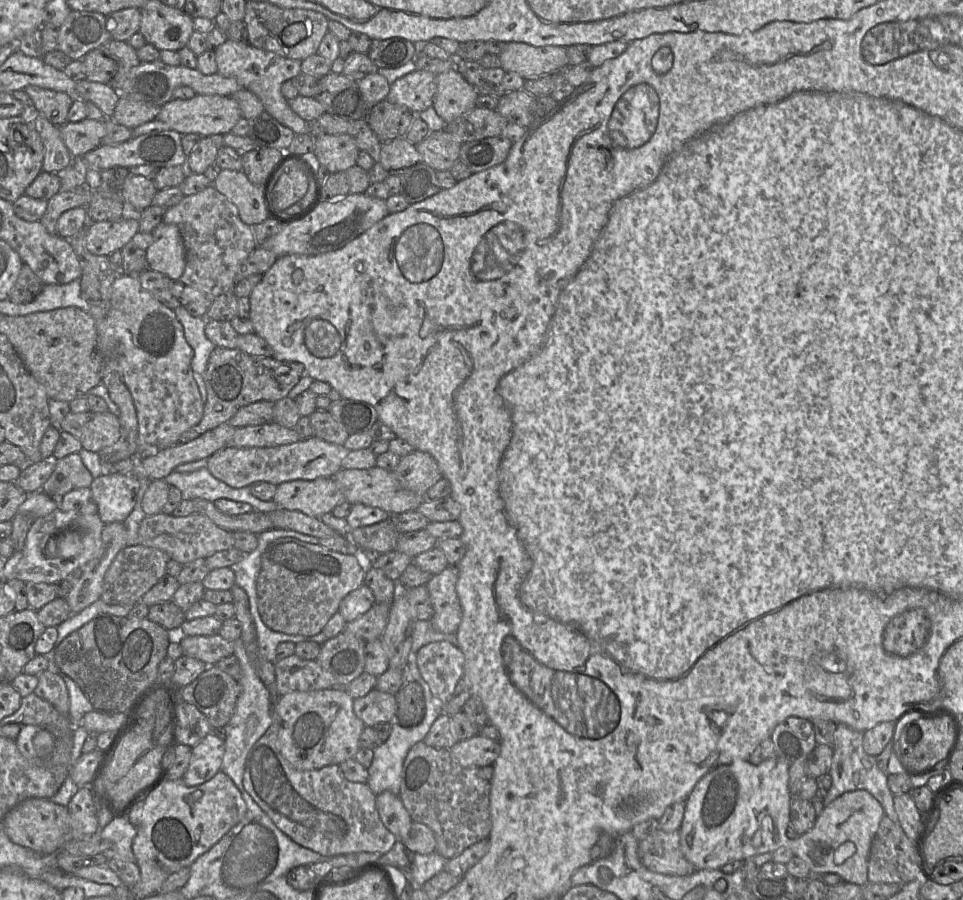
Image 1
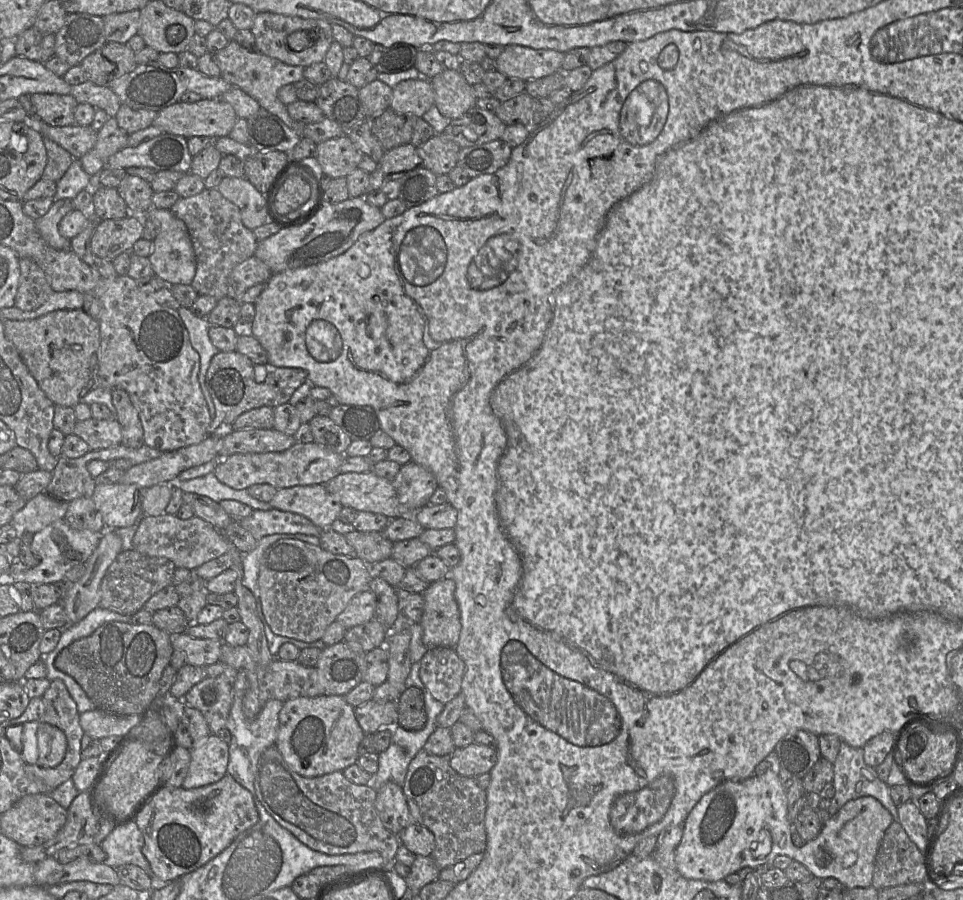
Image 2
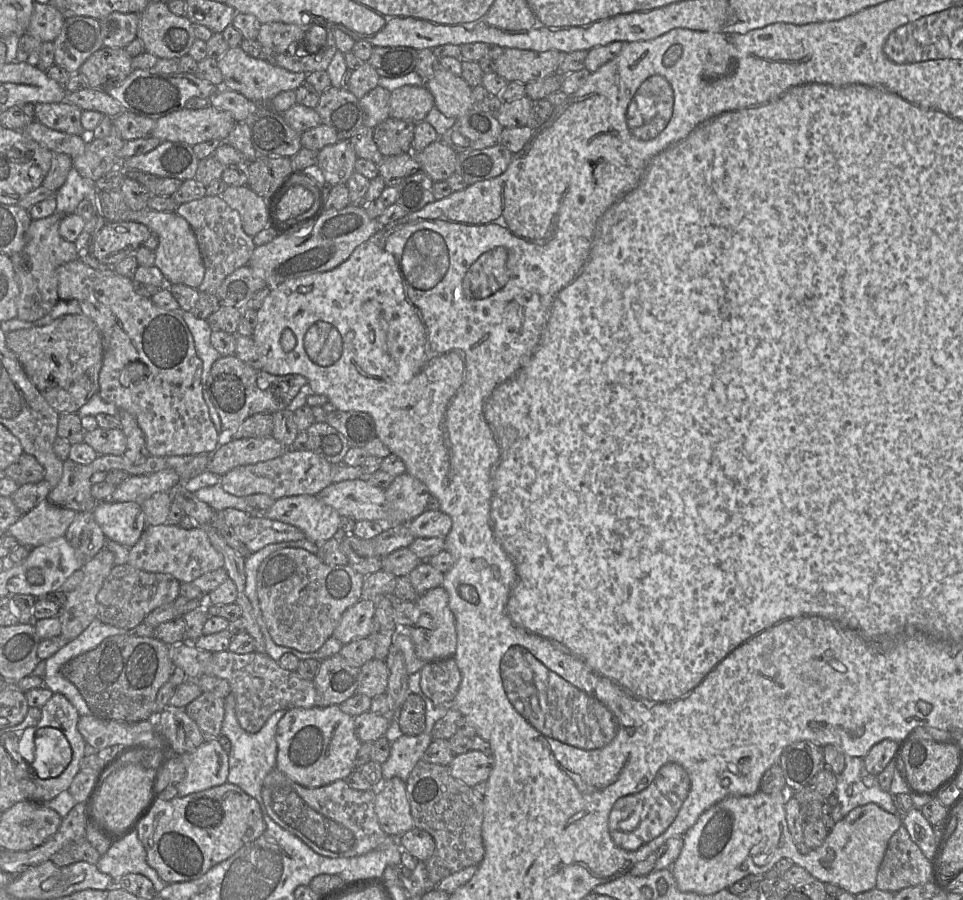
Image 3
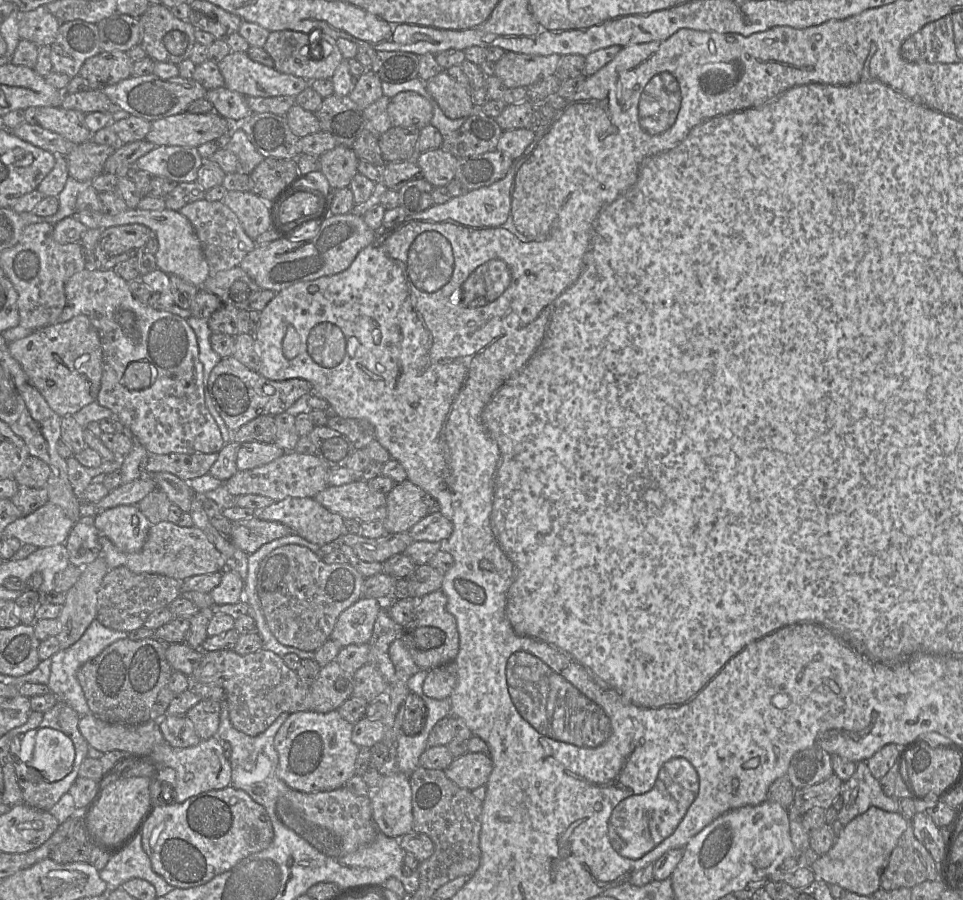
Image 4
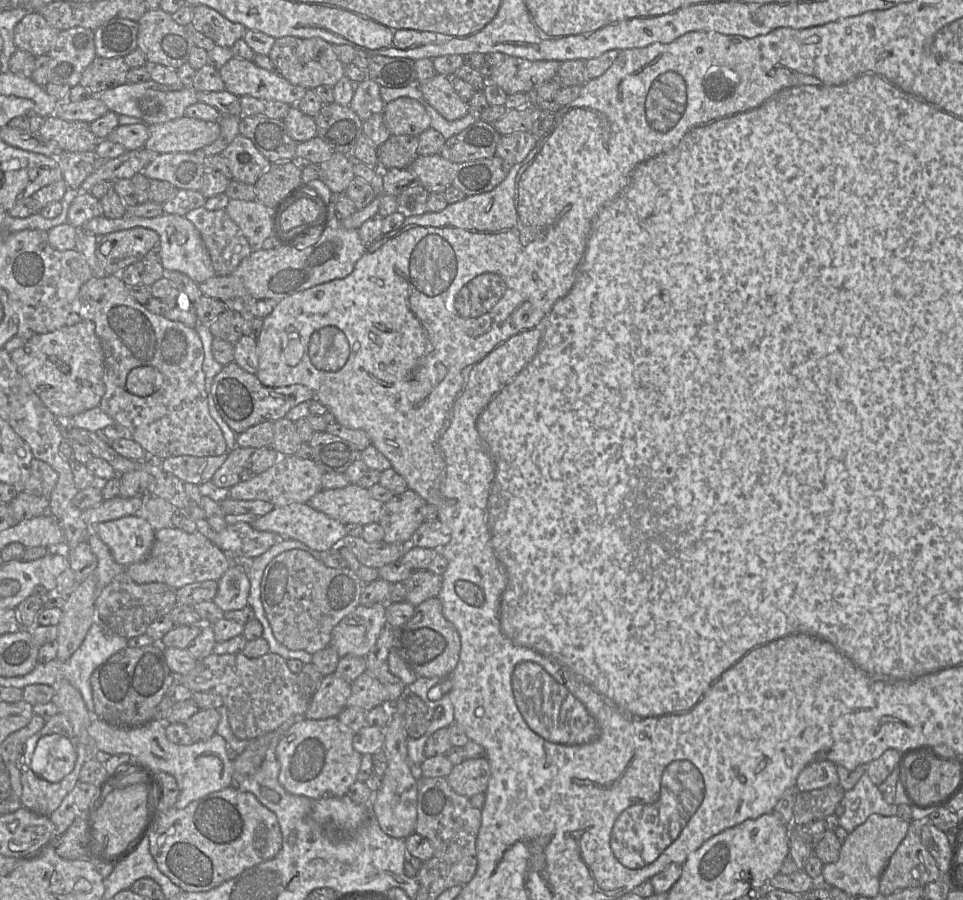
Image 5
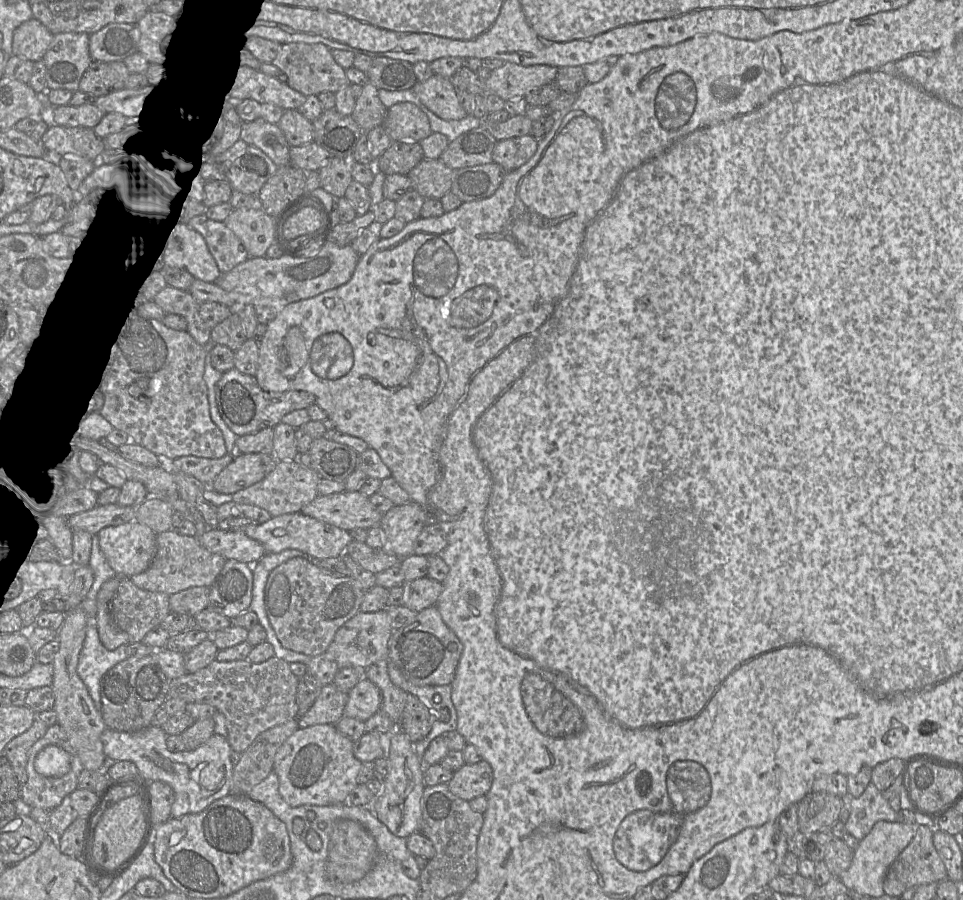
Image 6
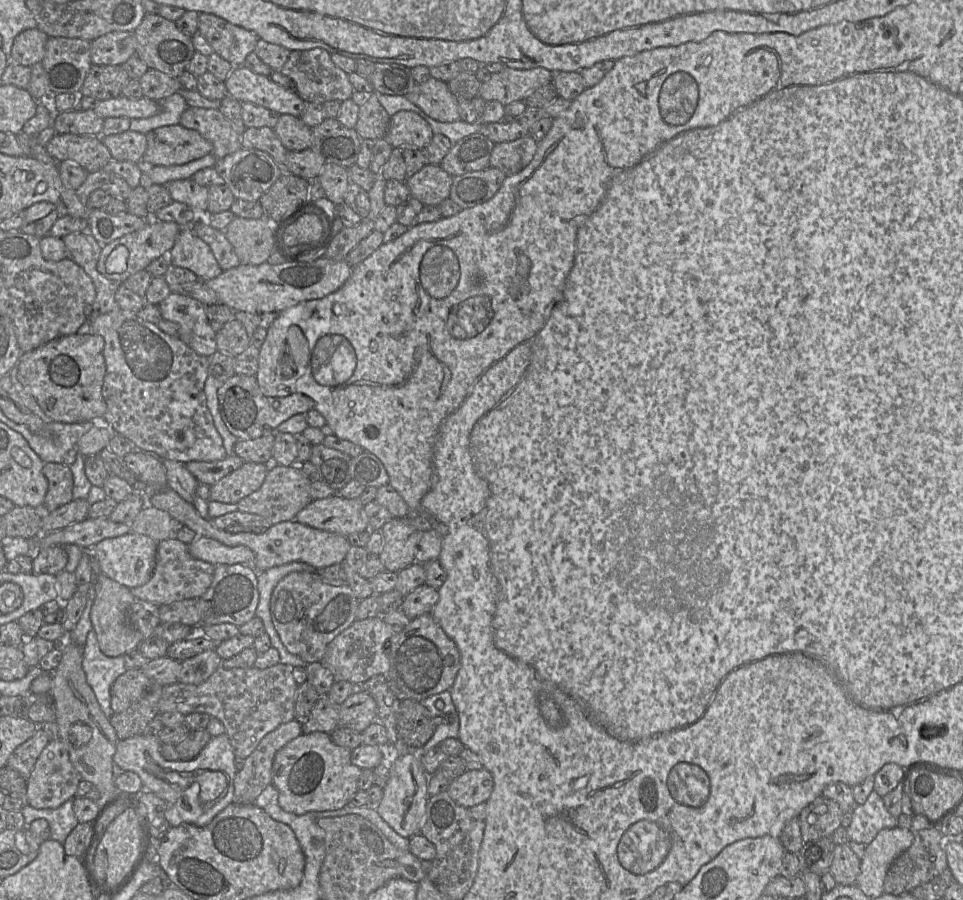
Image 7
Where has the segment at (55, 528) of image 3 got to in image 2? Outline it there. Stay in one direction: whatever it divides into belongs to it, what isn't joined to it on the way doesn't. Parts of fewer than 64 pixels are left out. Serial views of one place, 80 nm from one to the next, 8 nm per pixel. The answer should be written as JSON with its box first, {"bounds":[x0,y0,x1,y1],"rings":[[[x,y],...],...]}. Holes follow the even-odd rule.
{"bounds":[11,493,68,536],"rings":[[[40,493],[28,500],[18,510],[11,524],[17,531],[17,536],[33,535],[49,524],[64,519],[68,503],[45,493]]]}

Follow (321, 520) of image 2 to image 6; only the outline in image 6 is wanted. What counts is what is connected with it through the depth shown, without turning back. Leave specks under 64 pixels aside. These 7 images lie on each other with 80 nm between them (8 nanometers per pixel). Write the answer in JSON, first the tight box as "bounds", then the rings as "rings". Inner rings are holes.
{"bounds":[239,512,351,559],"rings":[[[302,512],[272,517],[262,524],[248,525],[239,530],[261,543],[267,553],[296,549],[319,559],[342,557],[351,542],[349,531],[307,516]]]}

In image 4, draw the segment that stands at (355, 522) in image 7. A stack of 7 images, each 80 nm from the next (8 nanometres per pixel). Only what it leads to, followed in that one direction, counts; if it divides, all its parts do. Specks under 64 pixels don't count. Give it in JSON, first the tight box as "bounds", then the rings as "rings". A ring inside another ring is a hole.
{"bounds":[315,479,387,522],"rings":[[[356,479],[340,486],[327,486],[315,500],[343,519],[359,522],[383,521],[387,495],[374,490],[367,481]]]}

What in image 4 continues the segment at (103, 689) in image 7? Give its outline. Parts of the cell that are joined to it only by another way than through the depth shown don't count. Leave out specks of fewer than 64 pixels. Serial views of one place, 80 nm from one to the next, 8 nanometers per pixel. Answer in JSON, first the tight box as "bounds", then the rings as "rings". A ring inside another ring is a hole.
{"bounds":[47,619,128,716],"rings":[[[94,619],[83,636],[75,644],[67,649],[58,651],[51,657],[51,671],[47,683],[50,693],[54,694],[59,701],[63,701],[69,705],[80,716],[94,716],[87,704],[84,692],[77,679],[77,672],[85,662],[99,655],[112,643],[122,639],[128,639],[127,632],[106,628]]]}

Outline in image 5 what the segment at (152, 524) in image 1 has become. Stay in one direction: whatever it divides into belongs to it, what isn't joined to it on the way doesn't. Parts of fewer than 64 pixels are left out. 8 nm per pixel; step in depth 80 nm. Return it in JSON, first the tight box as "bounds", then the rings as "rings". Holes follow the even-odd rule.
{"bounds":[125,526,231,590],"rings":[[[170,526],[155,531],[154,543],[146,560],[128,565],[125,571],[138,584],[158,582],[177,590],[195,582],[218,581],[230,565],[231,557],[200,532],[187,533]]]}

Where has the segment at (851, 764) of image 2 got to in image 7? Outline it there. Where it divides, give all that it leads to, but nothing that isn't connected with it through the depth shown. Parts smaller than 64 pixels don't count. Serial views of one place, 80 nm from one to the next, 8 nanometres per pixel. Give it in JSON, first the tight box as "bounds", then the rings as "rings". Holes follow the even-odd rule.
{"bounds":[846,790,898,846],"rings":[[[874,790],[864,804],[855,806],[846,832],[849,841],[867,846],[881,830],[896,826],[898,818],[887,811],[882,797]]]}

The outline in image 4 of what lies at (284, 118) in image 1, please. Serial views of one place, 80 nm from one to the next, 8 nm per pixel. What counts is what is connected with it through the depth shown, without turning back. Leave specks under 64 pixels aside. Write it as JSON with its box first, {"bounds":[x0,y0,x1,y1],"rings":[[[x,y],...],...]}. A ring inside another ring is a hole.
{"bounds":[219,51,310,97],"rings":[[[231,51],[219,63],[224,86],[246,97],[296,97],[310,82],[253,61],[246,52]]]}

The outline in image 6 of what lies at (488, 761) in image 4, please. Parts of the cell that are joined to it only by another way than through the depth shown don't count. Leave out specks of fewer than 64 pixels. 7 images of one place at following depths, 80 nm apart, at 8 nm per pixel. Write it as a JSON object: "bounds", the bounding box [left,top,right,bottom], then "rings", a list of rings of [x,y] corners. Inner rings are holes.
{"bounds":[447,760,492,802],"rings":[[[481,760],[474,764],[465,763],[453,772],[453,776],[447,784],[453,794],[469,802],[476,797],[486,795],[492,781],[492,767],[487,761]]]}

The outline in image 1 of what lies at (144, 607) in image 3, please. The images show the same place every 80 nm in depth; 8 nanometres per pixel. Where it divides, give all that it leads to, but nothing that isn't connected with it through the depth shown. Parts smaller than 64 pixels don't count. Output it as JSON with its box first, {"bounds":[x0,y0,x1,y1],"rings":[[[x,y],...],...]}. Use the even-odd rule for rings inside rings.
{"bounds":[101,544,171,606],"rings":[[[141,544],[126,546],[120,550],[106,571],[101,600],[108,605],[134,606],[161,578],[167,574],[166,566],[171,558],[163,551]]]}

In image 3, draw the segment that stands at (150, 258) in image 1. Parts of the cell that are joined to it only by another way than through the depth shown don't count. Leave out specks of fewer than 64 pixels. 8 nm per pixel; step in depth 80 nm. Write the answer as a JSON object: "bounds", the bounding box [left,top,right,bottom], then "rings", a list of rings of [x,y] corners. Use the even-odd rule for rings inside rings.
{"bounds":[122,208,205,289],"rings":[[[145,208],[140,211],[129,211],[122,221],[134,221],[144,224],[151,232],[159,237],[159,244],[155,250],[156,266],[167,284],[184,284],[198,289],[203,281],[205,268],[197,244],[197,240],[189,223],[175,211],[156,211]]]}

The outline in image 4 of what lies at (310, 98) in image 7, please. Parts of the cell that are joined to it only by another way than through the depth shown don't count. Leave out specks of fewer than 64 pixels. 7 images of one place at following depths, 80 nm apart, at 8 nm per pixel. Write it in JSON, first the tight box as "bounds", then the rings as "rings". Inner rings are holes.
{"bounds":[264,30,344,82],"rings":[[[294,30],[272,31],[264,48],[273,59],[277,71],[303,78],[308,82],[316,79],[331,79],[344,59],[336,38],[321,30],[313,30],[309,34]]]}

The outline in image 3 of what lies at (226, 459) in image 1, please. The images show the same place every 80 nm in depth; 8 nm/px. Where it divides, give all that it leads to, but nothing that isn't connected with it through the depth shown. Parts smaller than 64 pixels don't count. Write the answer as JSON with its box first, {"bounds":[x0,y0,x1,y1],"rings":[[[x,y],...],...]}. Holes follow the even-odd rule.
{"bounds":[220,449,337,500],"rings":[[[288,449],[274,459],[237,466],[222,475],[220,482],[227,493],[238,497],[266,494],[274,500],[278,500],[289,496],[317,495],[332,483],[334,466],[337,465],[332,465],[312,450]]]}

